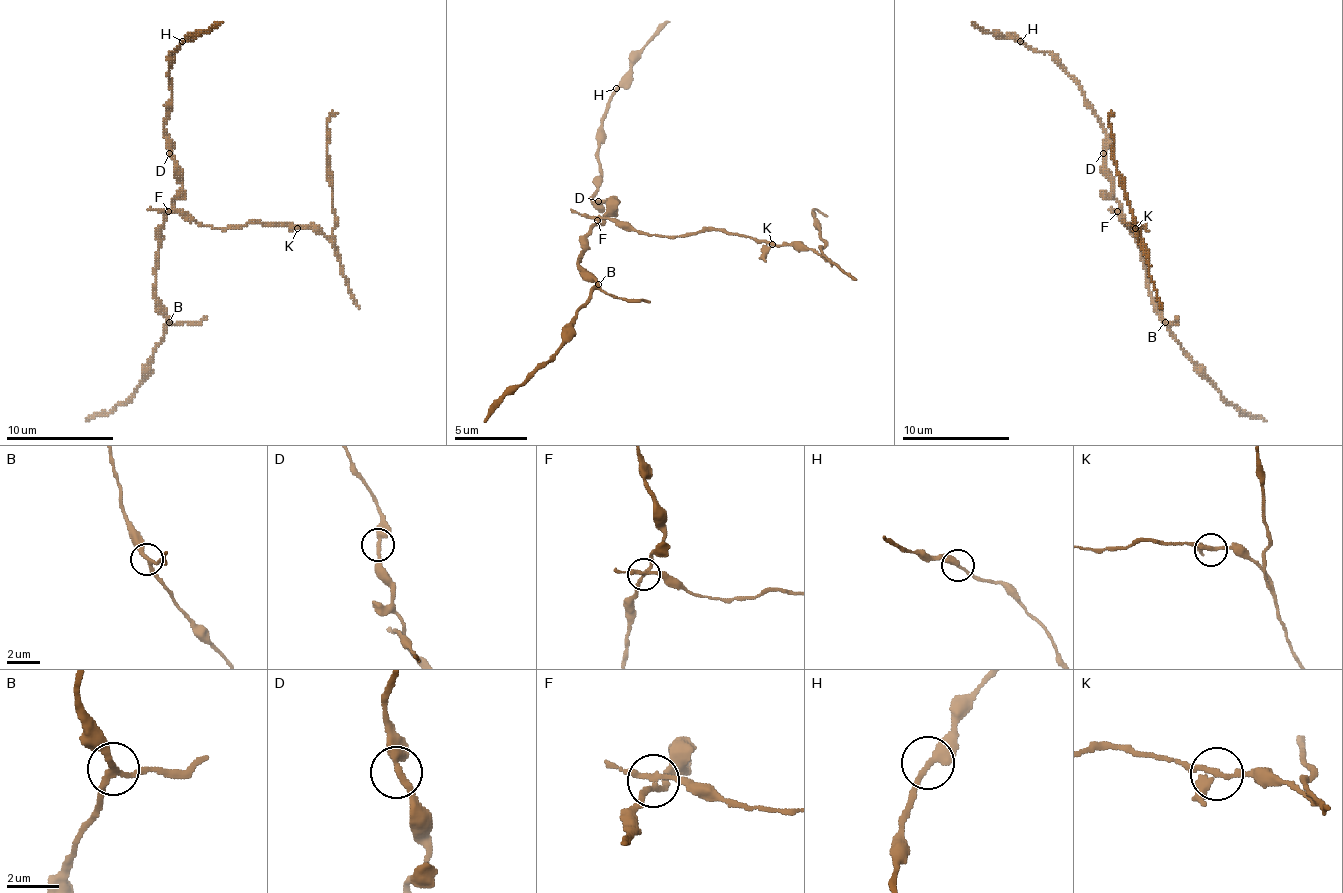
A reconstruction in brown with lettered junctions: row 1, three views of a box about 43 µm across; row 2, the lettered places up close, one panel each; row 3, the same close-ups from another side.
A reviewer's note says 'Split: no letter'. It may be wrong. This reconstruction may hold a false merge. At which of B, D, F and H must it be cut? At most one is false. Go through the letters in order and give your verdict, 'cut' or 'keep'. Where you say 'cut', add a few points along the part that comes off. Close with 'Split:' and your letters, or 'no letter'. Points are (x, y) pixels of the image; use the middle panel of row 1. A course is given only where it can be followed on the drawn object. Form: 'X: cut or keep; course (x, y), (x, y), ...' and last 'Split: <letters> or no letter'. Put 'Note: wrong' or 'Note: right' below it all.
B: keep
D: keep
F: cut; course (598, 219), (620, 219), (660, 237), (725, 230), (816, 248), (823, 241), (812, 215), (816, 208), (827, 215)
H: keep
Split: F
Note: wrong

